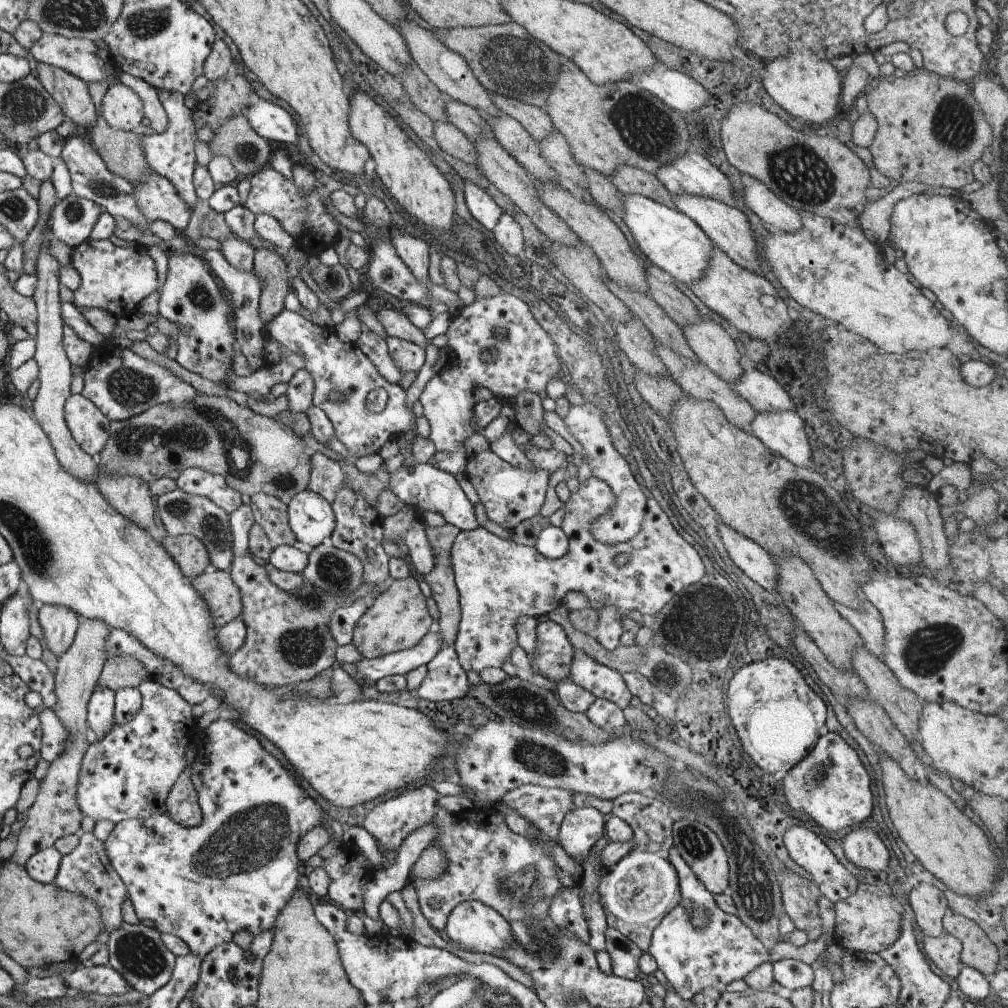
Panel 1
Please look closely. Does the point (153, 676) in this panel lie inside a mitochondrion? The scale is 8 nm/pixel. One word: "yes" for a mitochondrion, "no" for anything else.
no

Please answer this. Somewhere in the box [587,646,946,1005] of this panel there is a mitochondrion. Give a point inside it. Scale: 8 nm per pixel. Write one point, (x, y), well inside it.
(753, 890)

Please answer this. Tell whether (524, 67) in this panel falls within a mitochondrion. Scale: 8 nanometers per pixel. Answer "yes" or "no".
yes

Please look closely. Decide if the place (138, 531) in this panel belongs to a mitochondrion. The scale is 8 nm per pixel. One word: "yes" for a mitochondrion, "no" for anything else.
no

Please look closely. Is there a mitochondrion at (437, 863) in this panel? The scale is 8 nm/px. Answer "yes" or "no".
yes

